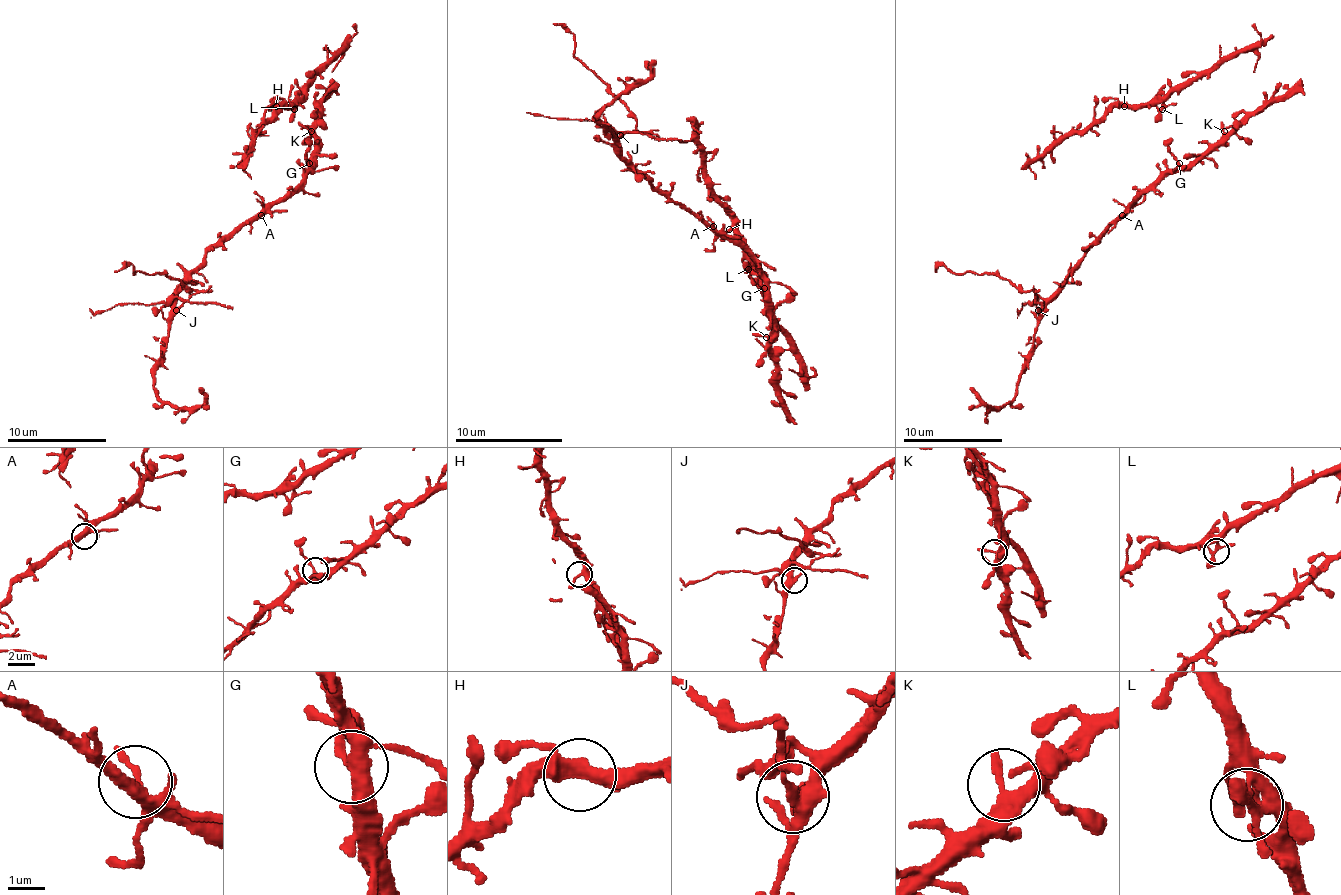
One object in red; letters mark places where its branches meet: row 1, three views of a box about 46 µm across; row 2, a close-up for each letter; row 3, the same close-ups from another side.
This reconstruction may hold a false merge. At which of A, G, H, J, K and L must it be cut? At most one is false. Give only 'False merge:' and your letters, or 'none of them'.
False merge: J

